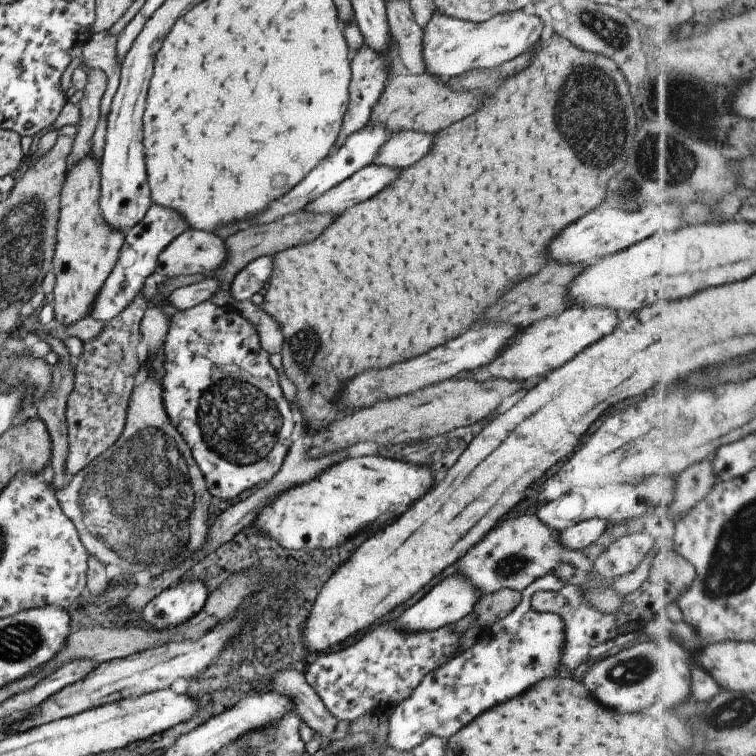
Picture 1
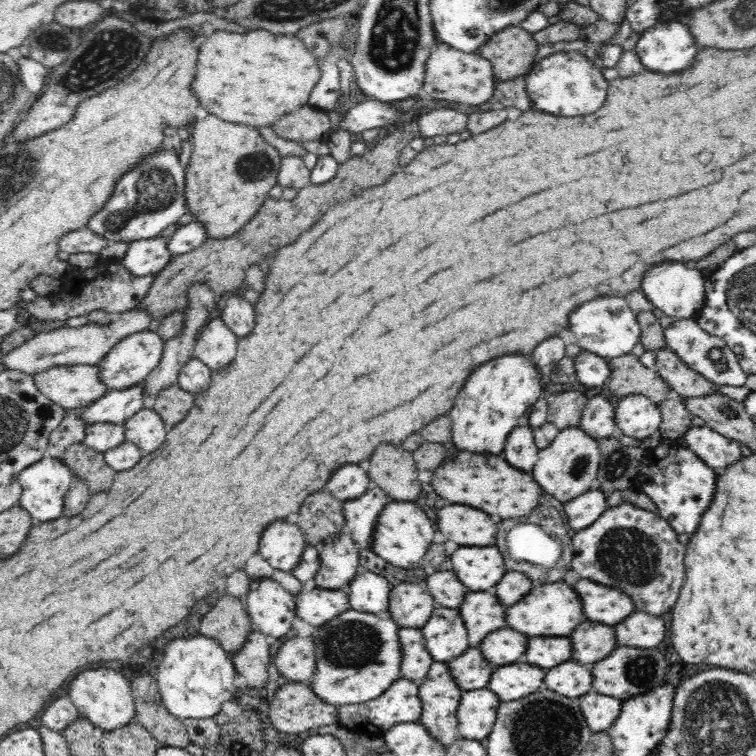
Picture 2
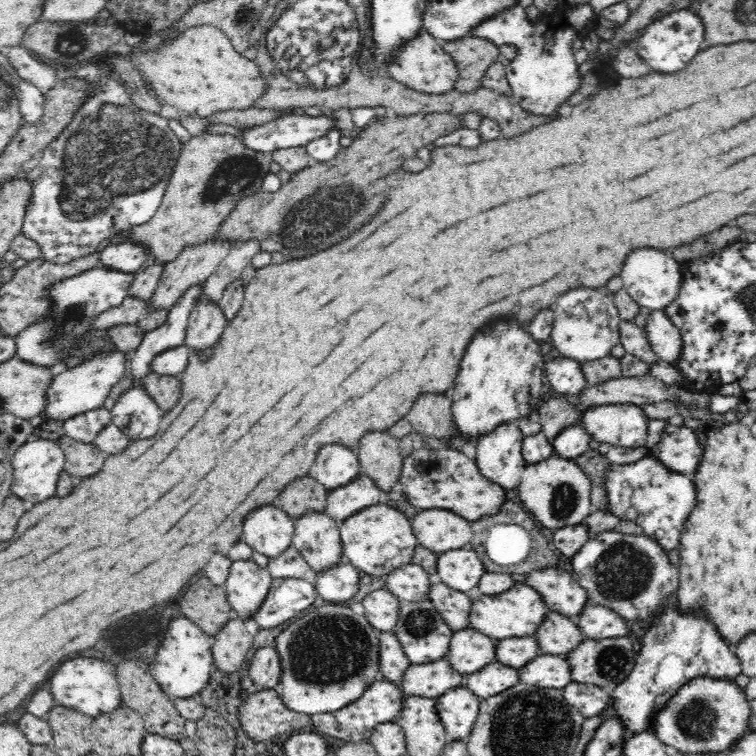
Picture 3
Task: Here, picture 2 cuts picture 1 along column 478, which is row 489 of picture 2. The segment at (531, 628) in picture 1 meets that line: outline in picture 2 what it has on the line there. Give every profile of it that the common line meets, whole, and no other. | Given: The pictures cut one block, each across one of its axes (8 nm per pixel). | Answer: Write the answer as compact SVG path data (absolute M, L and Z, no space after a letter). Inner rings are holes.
M670 446L668 452L661 450L650 458L644 458L636 480L642 492L658 507L658 515L672 528L672 531L692 535L698 522L714 501L718 471L708 467L688 447Z

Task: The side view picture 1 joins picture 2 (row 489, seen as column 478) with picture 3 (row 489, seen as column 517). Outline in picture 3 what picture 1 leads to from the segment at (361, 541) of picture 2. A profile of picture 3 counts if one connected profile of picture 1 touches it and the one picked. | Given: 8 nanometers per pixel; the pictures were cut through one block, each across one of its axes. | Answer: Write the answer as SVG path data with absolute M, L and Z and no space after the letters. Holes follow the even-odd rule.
M362 475L348 485L329 491L325 514L342 523L356 512L378 502L380 488L369 477Z

